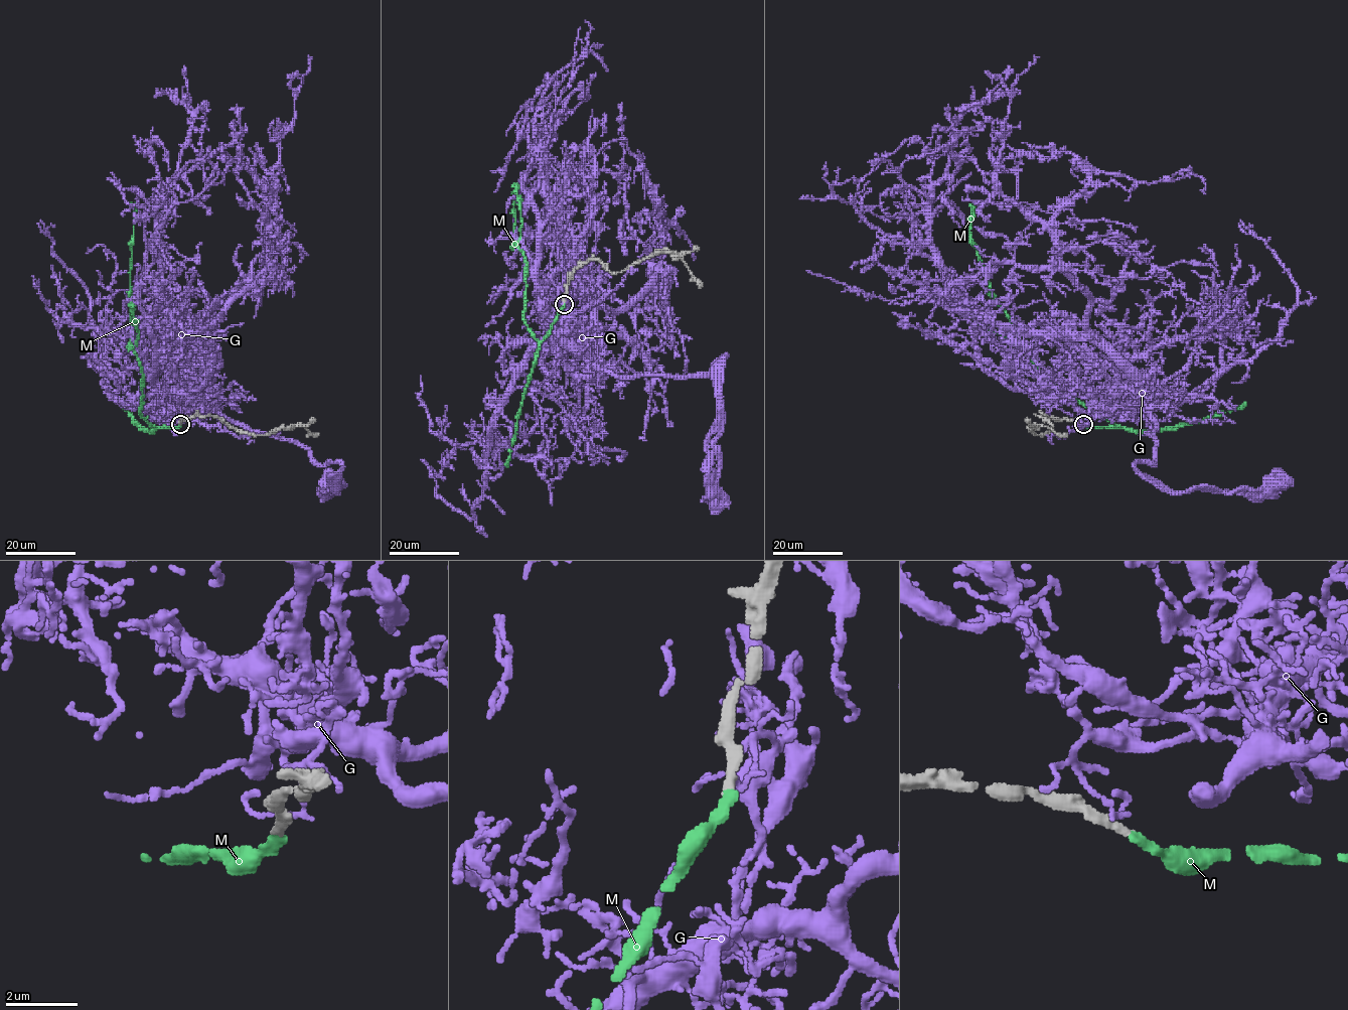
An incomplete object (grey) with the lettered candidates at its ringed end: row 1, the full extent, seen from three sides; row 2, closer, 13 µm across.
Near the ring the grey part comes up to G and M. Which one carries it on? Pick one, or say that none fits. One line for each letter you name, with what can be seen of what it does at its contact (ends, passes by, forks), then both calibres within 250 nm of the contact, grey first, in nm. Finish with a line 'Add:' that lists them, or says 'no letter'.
M: it ends; calibres 240 and 280 nm
Add: M

